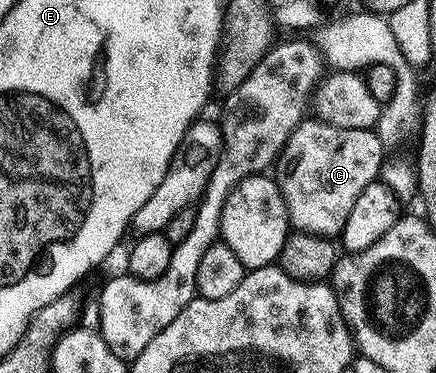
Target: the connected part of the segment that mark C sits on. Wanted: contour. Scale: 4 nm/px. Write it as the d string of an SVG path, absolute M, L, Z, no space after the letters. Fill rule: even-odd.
M319 118L305 119L288 139L278 161L280 176L278 183L284 205L288 207L288 218L293 229L311 232L314 236L339 237L346 226L346 218L350 218L350 210L358 199L358 194L366 190L366 186L377 183L381 169L385 167L386 153L377 133L371 128L354 130L339 128L333 124L325 124Z

